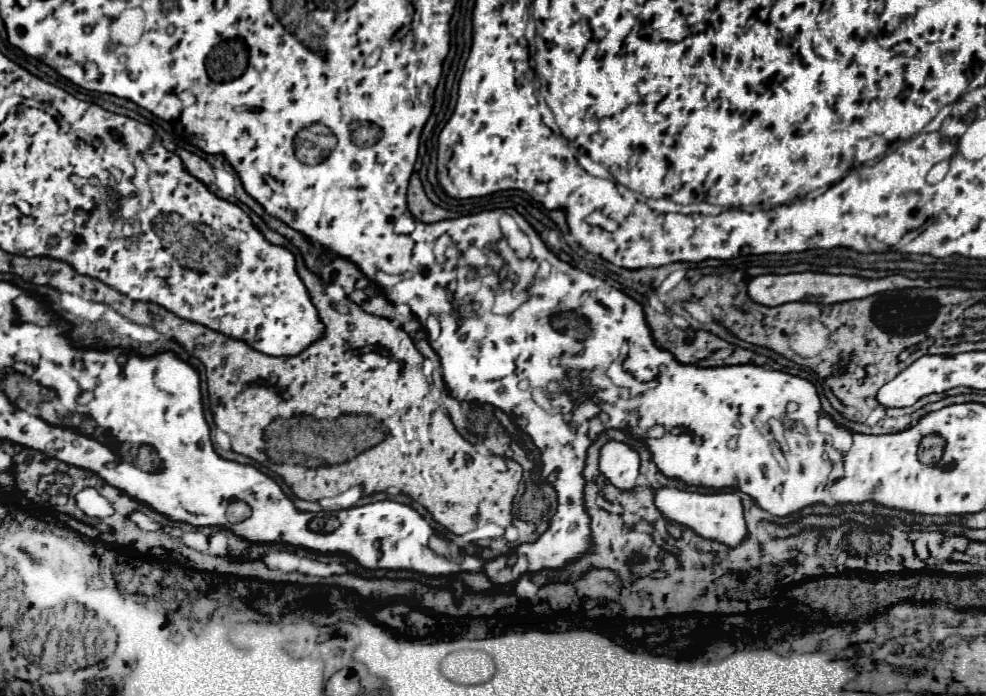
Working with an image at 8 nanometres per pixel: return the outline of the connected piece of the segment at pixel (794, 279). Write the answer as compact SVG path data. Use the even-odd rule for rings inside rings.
M790 273L790 275L760 275L754 277L748 283L748 295L754 303L766 305L766 307L778 307L784 303L794 303L794 301L820 301L822 305L834 305L842 301L852 301L852 299L864 299L876 293L884 291L894 291L894 289L908 289L908 287L932 287L924 279L908 279L904 275L890 275L884 279L860 279L860 277L850 277L850 275L828 275L828 273Z

